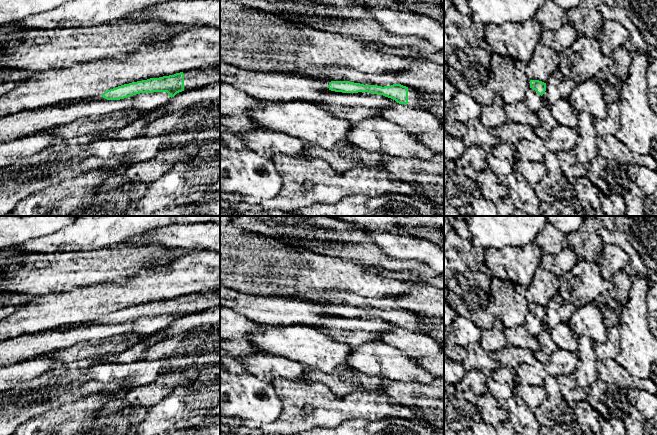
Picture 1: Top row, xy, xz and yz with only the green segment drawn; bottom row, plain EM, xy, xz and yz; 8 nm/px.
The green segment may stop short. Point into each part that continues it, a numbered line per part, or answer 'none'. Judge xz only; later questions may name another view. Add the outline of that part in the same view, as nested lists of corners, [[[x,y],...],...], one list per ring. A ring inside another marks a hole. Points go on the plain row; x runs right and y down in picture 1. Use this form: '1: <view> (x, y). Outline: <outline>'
1: xz (331, 298). Outline: [[[310,292],[310,293],[299,293],[294,295],[272,295],[272,296],[285,296],[285,297],[293,297],[301,300],[309,300],[320,304],[328,304],[328,305],[350,305],[354,307],[360,307],[364,309],[377,309],[377,310],[391,310],[393,308],[398,308],[398,302],[395,298],[382,298],[382,299],[372,299],[372,298],[364,298],[359,297],[357,295],[345,293],[345,292]]]
2: xz (415, 321). Outline: [[[408,312],[408,327],[407,330],[423,333],[425,324],[423,320],[427,318],[413,312]]]

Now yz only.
1: yz (534, 325). Outline: [[[532,312],[527,314],[524,326],[527,331],[535,337],[544,329],[542,320]]]

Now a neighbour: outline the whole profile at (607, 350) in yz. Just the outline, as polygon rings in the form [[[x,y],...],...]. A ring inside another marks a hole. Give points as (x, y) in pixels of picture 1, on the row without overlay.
[[[619,326],[607,329],[607,338],[604,343],[594,343],[594,351],[598,361],[615,359],[621,345],[621,334]]]

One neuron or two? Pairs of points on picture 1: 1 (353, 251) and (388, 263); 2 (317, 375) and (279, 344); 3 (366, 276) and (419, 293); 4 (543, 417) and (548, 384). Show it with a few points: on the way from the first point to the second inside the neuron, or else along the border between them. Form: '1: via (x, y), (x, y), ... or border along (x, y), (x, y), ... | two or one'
1: via (362, 251), (379, 258) | one
2: border along (308, 367), (331, 373) | two
3: border along (426, 284), (414, 287), (394, 297) | two
4: via (550, 409), (551, 392) | one

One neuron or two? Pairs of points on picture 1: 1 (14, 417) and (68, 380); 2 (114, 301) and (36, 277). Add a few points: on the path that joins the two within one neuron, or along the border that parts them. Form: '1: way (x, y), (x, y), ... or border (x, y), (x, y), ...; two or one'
1: way (28, 405), (54, 392); one
2: border (98, 284), (52, 293); two

